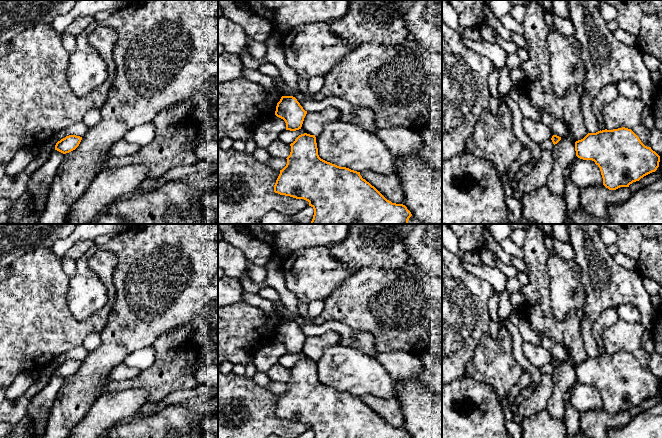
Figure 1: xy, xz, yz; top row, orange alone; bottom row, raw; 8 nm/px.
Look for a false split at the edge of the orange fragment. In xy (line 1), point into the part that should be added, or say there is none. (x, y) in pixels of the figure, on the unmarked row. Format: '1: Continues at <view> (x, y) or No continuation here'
1: No continuation here

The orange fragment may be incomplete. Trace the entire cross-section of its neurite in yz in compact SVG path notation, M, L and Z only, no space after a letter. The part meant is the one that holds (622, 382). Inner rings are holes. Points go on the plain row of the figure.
M625 351L588 357L575 366L575 375L578 382L595 386L609 414L629 411L655 396L660 386L660 380Z

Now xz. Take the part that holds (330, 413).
M301 358L290 370L287 388L274 409L275 417L308 425L314 438L411 438L405 429L387 424L360 396L321 383L315 359Z

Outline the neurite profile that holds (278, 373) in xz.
M280 364L273 365L267 372L266 375L275 382L287 382L291 376L290 368L284 367Z

